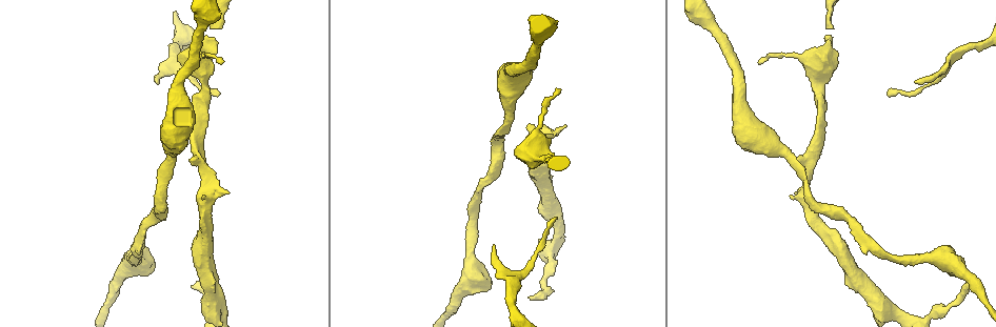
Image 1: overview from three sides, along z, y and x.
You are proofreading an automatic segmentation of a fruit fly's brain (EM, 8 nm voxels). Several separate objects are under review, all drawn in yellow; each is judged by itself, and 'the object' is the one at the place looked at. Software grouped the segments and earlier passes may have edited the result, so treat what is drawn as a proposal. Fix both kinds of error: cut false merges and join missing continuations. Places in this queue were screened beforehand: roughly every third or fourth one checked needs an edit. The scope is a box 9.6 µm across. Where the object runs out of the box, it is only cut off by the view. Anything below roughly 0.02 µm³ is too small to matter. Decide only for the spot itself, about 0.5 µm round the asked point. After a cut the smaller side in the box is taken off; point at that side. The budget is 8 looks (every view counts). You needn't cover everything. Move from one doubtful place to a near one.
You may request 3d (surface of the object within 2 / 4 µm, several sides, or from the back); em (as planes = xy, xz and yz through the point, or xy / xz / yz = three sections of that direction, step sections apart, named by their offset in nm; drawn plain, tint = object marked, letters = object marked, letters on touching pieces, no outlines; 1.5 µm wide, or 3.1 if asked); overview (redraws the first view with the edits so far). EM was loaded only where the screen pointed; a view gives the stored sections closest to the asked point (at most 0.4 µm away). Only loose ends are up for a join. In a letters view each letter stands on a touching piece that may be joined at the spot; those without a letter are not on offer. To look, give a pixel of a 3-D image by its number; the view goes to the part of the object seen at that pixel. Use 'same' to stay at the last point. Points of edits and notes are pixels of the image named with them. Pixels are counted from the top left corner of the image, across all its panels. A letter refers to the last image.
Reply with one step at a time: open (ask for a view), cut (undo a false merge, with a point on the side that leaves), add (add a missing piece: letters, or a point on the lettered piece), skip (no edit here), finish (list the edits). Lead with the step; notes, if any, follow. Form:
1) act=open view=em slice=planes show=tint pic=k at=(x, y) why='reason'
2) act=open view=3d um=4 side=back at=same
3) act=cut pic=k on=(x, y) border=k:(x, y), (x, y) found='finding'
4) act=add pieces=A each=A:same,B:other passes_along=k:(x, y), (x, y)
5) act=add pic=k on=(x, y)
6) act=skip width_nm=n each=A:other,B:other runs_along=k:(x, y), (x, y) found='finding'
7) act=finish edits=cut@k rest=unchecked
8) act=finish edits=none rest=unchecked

act=open view=3d um=4 pic=1 at=(218, 94) why='free end'

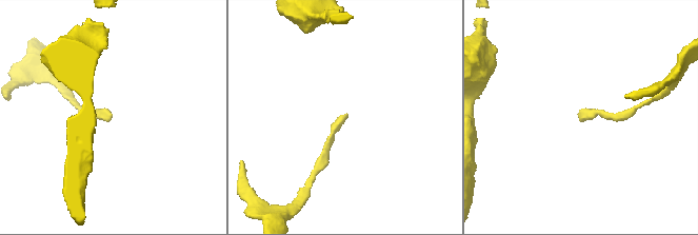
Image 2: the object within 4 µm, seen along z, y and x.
act=open view=em slice=yz step=4 show=tint pic=2 at=(110, 115) why='shape alone is not enough'

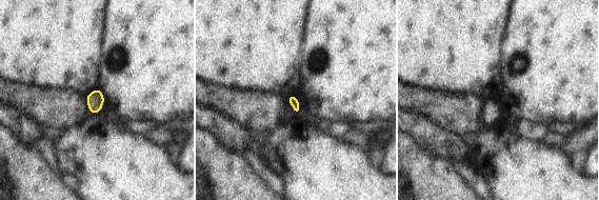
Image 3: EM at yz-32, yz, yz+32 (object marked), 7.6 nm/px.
act=open view=em slice=planes show=letters at=same

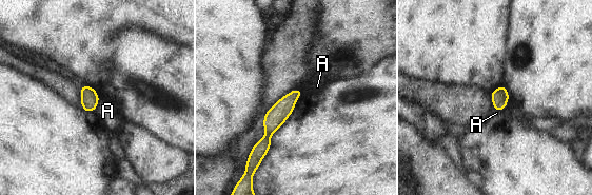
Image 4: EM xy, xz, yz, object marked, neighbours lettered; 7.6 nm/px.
act=skip each=A:other runs_along=4:(298, 92), (271, 123), (263, 151) found='none of them fits'

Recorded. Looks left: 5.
act=open view=3d um=4 pic=1 at=(493, 245) why='branch stops here'

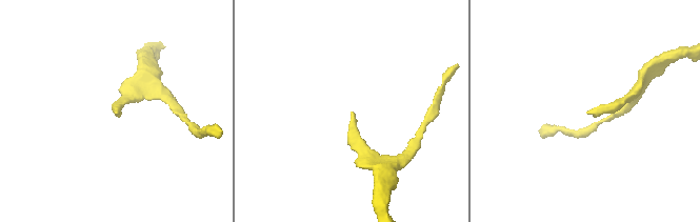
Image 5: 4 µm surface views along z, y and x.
act=open view=em slice=planes show=letters pic=5 at=(116, 113) why='shape alone is not enough'

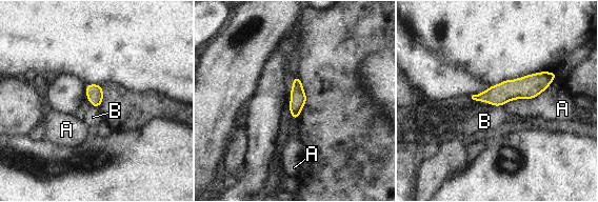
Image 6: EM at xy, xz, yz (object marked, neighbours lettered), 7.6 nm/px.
act=skip width_nm=130 each=A:other,B:other runs_along=6:(553, 75), (526, 87), (475, 97) found='none of them fits'

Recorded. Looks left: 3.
act=open view=em slice=planes show=tint pic=1 at=(938, 309) why='sharp bend'

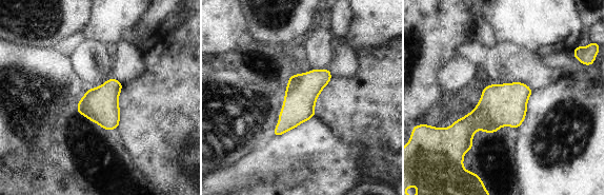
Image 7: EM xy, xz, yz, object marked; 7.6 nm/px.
act=open view=em slice=planes show=letters at=same

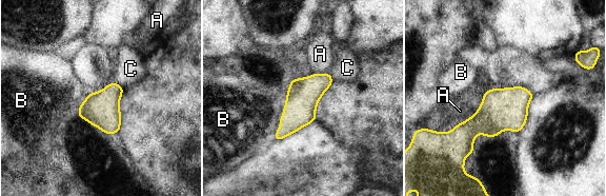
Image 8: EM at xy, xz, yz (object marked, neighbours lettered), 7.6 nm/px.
act=skip width_nm=260 each=A:other,B:other,C:other border=8:(289, 81), (280, 124), (273, 139) found='all the same cell'

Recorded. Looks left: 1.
act=finish edits=none rest=unchecked

